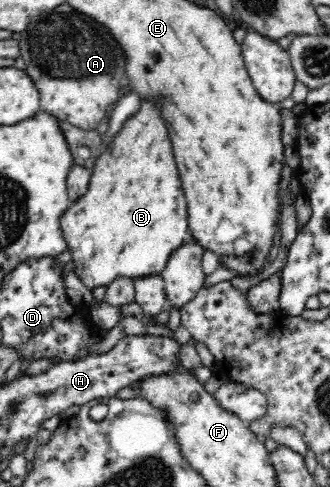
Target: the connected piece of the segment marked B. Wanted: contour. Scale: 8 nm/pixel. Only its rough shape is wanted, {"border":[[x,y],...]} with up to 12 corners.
{"border":[[142,100],[63,210],[89,289],[189,240],[166,125]]}

